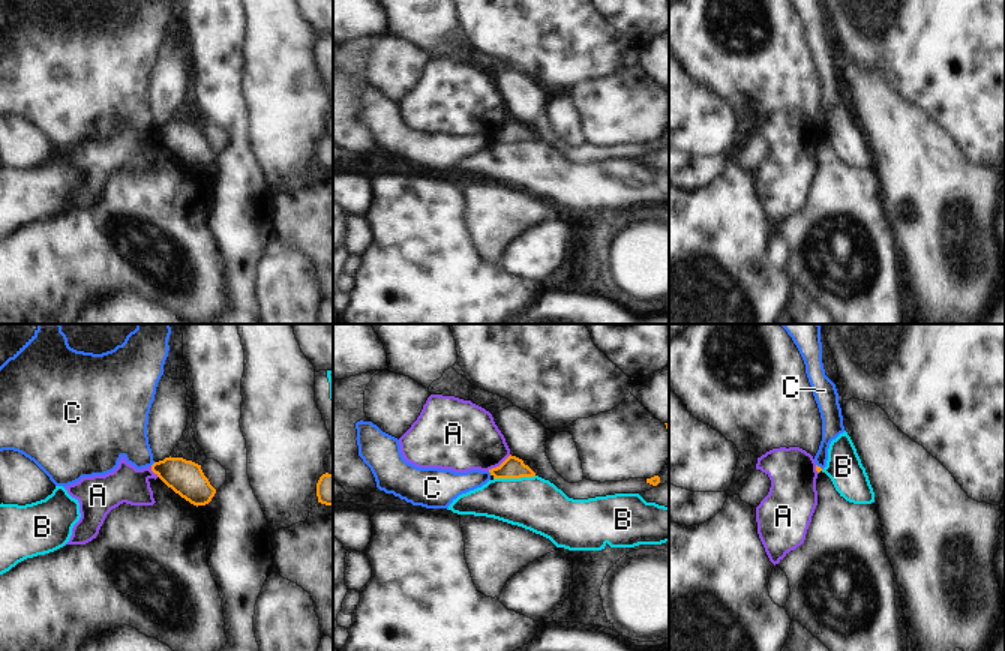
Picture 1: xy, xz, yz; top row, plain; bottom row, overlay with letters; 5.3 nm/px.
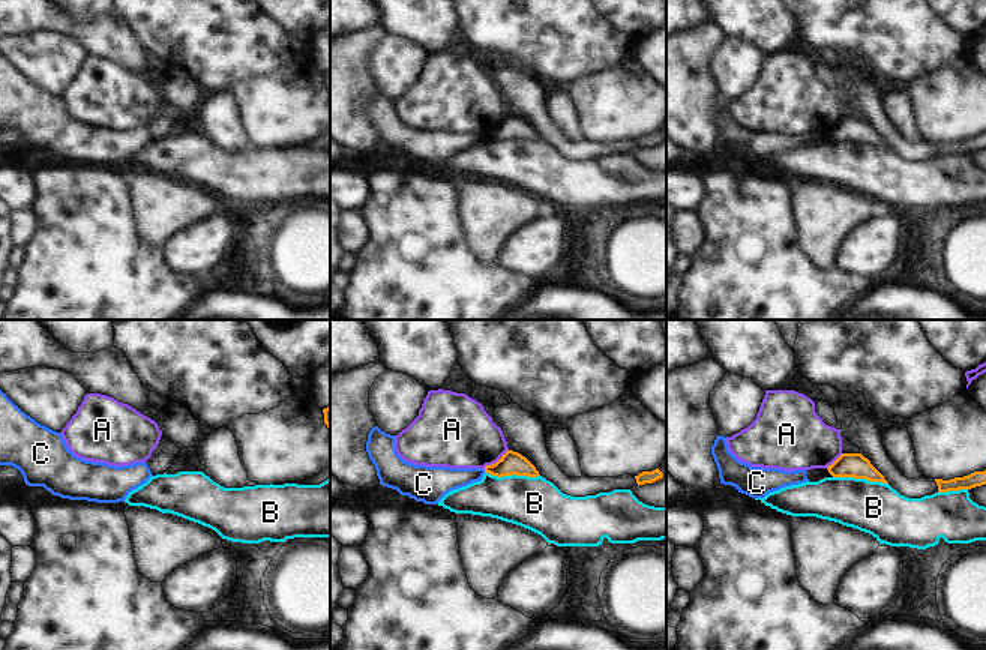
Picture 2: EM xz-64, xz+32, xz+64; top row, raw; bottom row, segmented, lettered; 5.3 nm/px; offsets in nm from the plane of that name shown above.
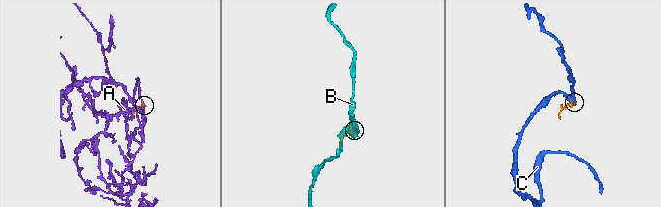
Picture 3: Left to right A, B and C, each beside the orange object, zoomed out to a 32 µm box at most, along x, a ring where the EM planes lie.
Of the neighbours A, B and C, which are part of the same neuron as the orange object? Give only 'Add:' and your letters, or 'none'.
Add: none

